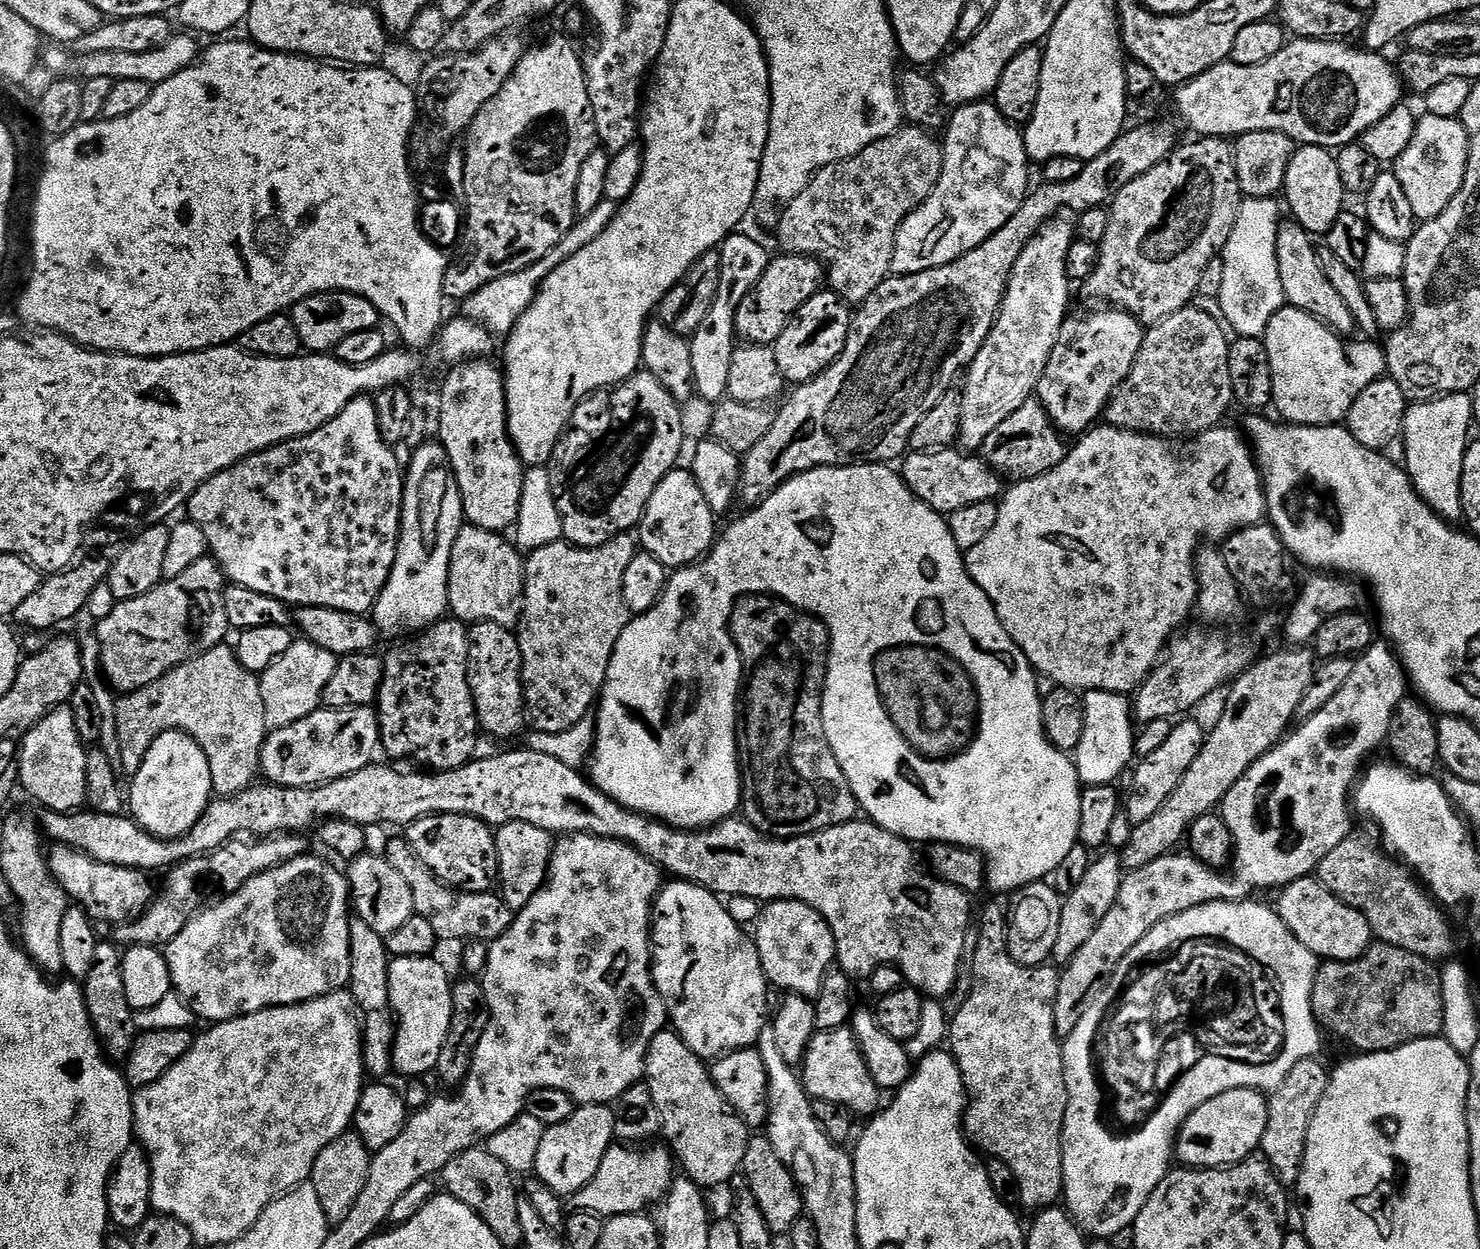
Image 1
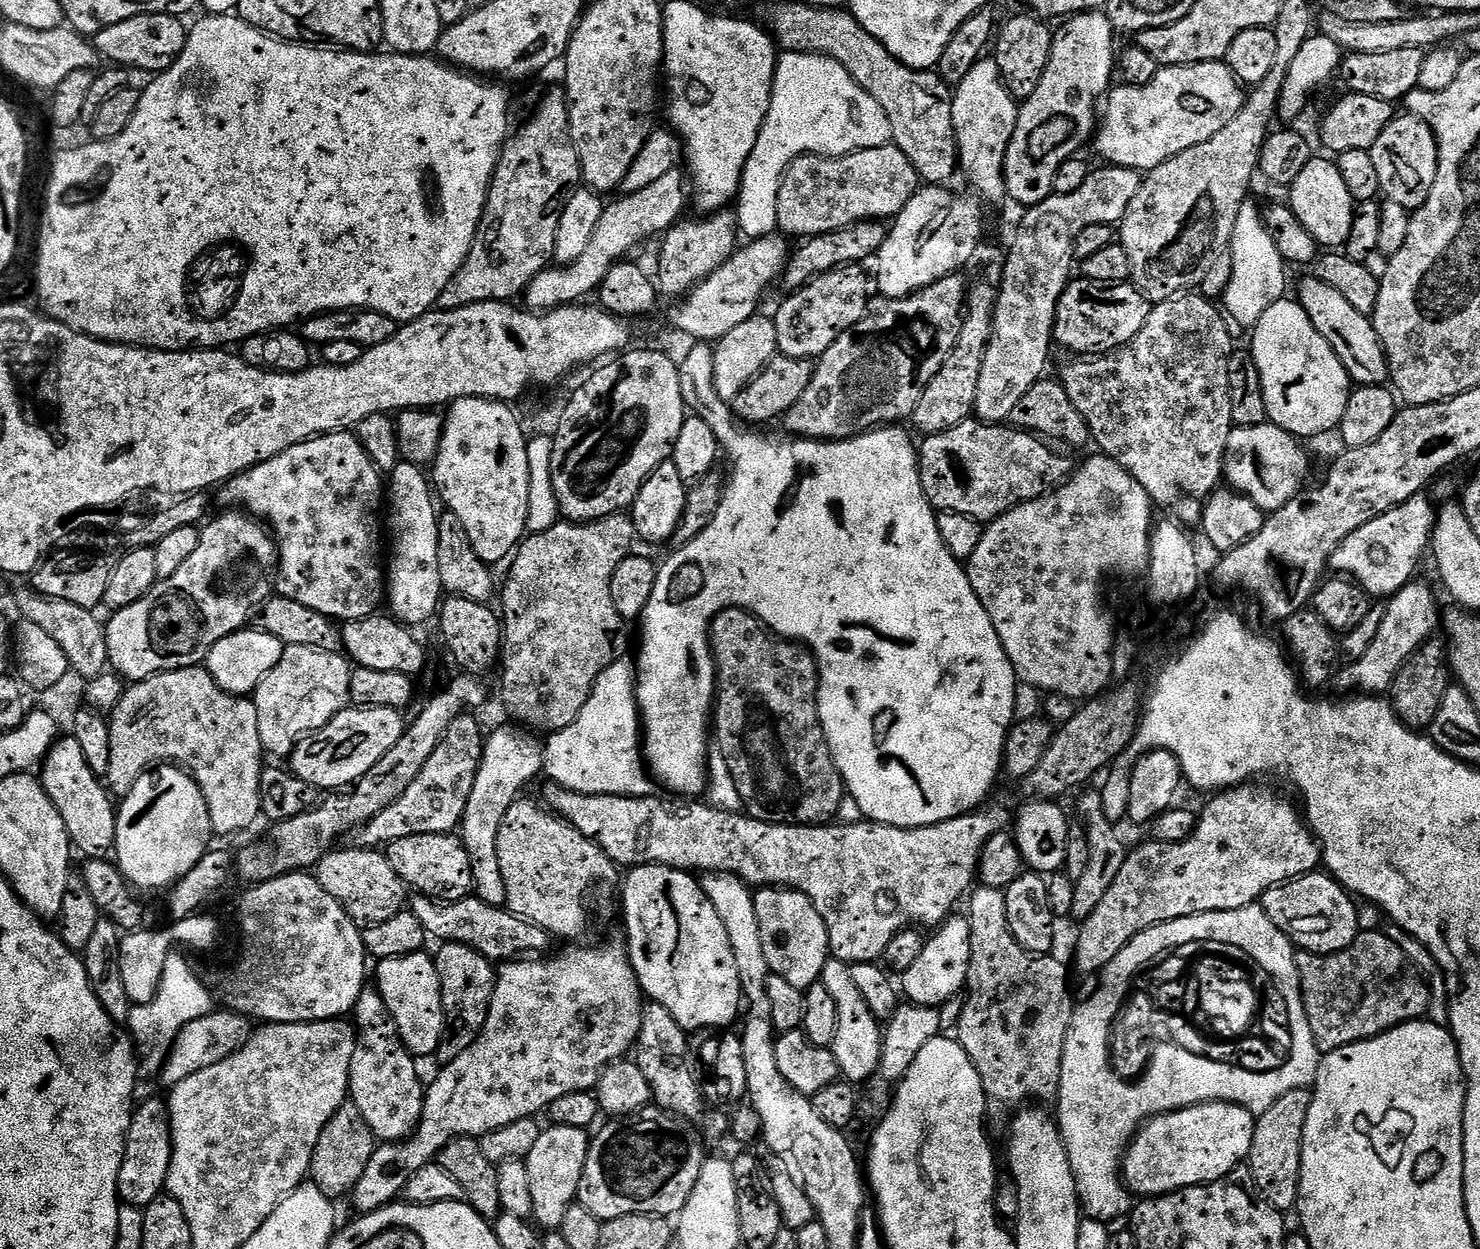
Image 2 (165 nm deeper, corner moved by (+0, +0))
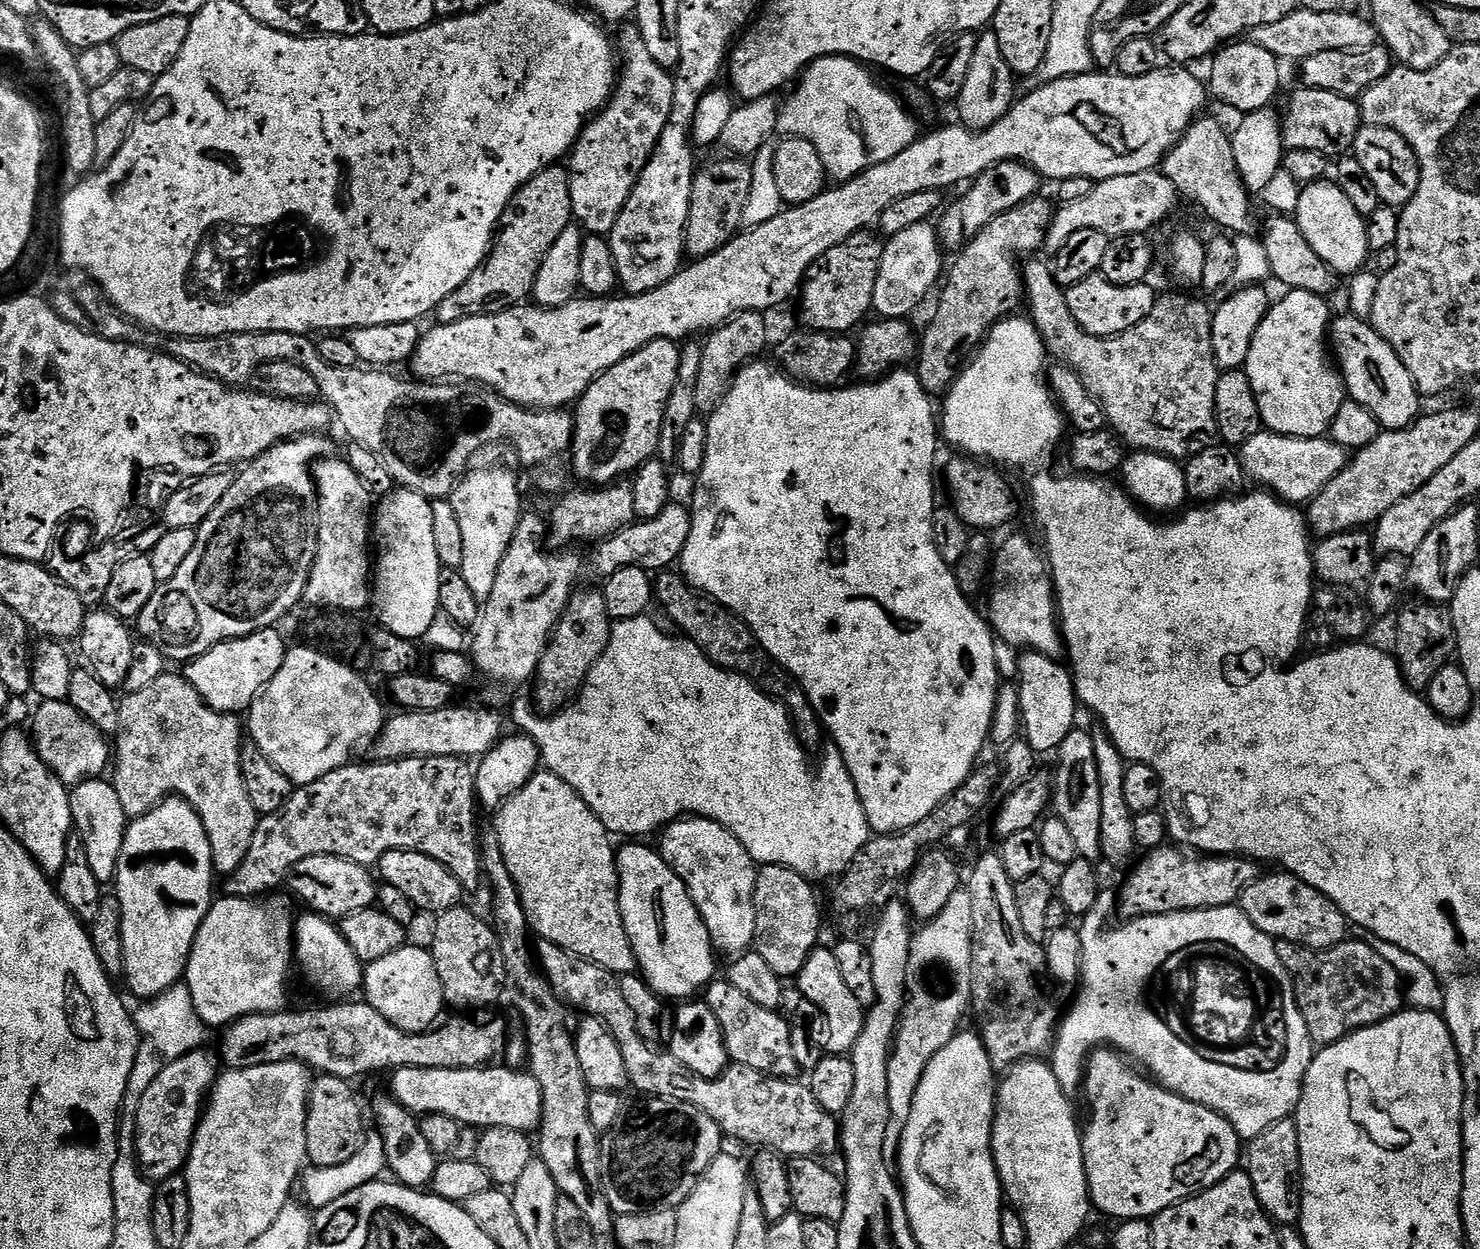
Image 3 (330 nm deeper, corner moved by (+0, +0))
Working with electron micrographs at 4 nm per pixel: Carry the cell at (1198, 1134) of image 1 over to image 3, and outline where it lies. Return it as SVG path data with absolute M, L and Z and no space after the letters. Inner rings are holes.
M1101 1046L1084 1065L1082 1097L1092 1113L1082 1128L1084 1169L1093 1209L1113 1216L1113 1221L1148 1220L1179 1200L1204 1192L1222 1178L1237 1171L1242 1160L1242 1141L1226 1116L1219 1116L1201 1104L1169 1092L1147 1075L1141 1074L1121 1053Z

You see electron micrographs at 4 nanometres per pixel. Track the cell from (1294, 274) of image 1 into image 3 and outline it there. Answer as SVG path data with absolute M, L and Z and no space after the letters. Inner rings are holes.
M1351 314L1340 316L1337 320L1335 317L1330 324L1330 348L1347 395L1366 406L1381 429L1389 432L1402 430L1421 415L1422 397L1410 378L1410 370L1402 366L1398 354L1394 354L1392 347L1372 329L1365 317Z

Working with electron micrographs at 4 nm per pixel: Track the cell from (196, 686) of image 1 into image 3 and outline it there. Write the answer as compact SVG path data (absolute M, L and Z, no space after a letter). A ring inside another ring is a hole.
M165 674L162 678L157 678L151 686L144 688L138 694L127 694L123 699L119 701L118 730L114 737L114 767L110 772L110 783L114 786L114 790L118 790L118 802L122 802L122 810L126 810L126 814L130 818L145 816L151 808L161 804L169 796L181 797L196 811L198 818L202 820L202 826L206 830L206 838L210 838L210 854L212 855L213 869L217 873L232 873L238 866L242 866L242 858L246 858L246 850L250 850L250 838L254 838L254 830L256 829L256 821L258 819L254 805L251 804L250 798L246 794L246 786L242 778L242 770L240 769L241 721L239 724L236 721L239 719L233 713L219 712L211 708L198 694L198 690L194 690L194 686L190 686L190 682L185 680L183 675L180 674L176 674L176 676Z

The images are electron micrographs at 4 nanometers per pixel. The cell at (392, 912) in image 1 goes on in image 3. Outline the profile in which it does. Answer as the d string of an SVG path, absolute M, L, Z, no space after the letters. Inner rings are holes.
M314 854L314 858L302 858L298 866L288 872L286 888L289 888L305 905L305 909L326 916L333 922L358 910L373 907L378 900L378 880L372 876L367 867L358 862L350 862L346 858L338 858L330 854Z

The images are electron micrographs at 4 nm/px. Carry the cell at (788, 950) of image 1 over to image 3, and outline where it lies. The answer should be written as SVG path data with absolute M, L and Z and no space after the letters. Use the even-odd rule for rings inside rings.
M777 864L759 865L754 886L756 942L754 951L766 958L770 970L781 978L799 977L806 958L821 943L820 904L813 885L802 874Z

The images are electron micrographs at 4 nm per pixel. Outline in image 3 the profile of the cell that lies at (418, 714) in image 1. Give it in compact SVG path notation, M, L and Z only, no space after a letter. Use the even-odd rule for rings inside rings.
M411 756L408 760L371 763L353 762L318 778L318 782L299 785L286 806L274 810L274 814L259 817L254 838L250 838L250 850L246 850L242 866L225 879L228 881L223 891L230 896L264 898L287 881L288 872L298 866L302 858L330 854L365 866L376 866L382 854L390 850L414 850L442 862L442 866L446 866L446 870L450 870L466 890L482 884L473 765L458 756Z

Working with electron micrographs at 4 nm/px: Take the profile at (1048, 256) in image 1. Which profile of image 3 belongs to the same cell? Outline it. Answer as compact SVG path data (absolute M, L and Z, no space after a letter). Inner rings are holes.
M1153 170L1142 174L1126 174L1122 178L1110 178L1093 183L1086 198L1078 202L1061 203L1055 209L1052 224L1044 235L1044 248L1056 253L1066 246L1066 238L1078 230L1102 230L1110 238L1126 234L1151 233L1155 224L1160 224L1172 212L1178 201L1178 193L1163 171Z

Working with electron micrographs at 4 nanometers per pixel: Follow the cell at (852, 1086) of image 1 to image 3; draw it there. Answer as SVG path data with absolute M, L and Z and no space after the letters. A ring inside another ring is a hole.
M727 978L713 979L703 993L702 1000L710 1006L710 1010L714 1010L714 1018L718 1018L722 1026L731 1063L750 1066L768 1076L792 1078L797 1075L792 1030L789 1021L783 1020L779 1011L771 1012L758 1006L758 1002L750 1002L750 998L746 998L746 994L742 994L742 990L738 990L738 986L731 984Z

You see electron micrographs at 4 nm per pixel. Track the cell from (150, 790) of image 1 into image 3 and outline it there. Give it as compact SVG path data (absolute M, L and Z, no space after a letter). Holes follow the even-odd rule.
M169 796L151 808L145 816L137 816L129 823L122 842L122 854L118 854L114 895L120 904L120 933L124 955L122 980L128 983L137 1001L161 996L185 979L194 938L214 903L212 876L214 869L210 838L206 838L206 830L196 811L181 797Z

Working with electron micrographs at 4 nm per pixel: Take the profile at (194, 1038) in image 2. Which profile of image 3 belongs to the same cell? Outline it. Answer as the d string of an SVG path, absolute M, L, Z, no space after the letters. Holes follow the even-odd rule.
M332 1002L329 1008L308 1008L305 1012L288 1012L289 1010L281 1010L278 1012L259 1012L258 1014L250 1014L243 1016L229 1024L223 1029L220 1040L220 1056L219 1059L225 1060L228 1068L249 1068L250 1066L262 1066L270 1062L286 1062L287 1060L297 1060L308 1065L309 1069L315 1070L317 1073L326 1076L337 1076L349 1082L356 1082L359 1076L368 1076L371 1072L378 1072L382 1068L387 1070L395 1070L398 1068L409 1068L410 1066L422 1066L423 1068L482 1068L493 1063L492 1060L496 1055L503 1053L506 1048L506 1041L509 1039L510 1033L508 1028L496 1016L488 1016L492 1014L452 1014L452 1017L441 1019L432 1025L427 1032L403 1032L398 1030L398 1026L394 1026L386 1018L382 1018L382 1014L378 1014L378 1010L374 1010L374 1006L370 1006L366 1002L360 1004L348 1004L352 1002Z

